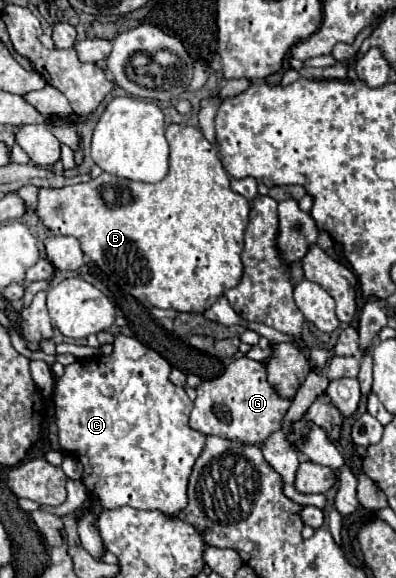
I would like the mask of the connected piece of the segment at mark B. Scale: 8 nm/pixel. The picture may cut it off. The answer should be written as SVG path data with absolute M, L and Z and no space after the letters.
M170 125L166 129L166 139L170 145L170 171L168 175L154 185L148 183L136 183L130 179L122 179L110 173L102 173L96 179L90 179L88 183L80 183L80 185L68 185L62 189L40 189L38 191L38 207L36 213L40 217L40 221L54 233L54 235L72 235L82 243L82 251L106 273L108 281L112 281L118 289L122 289L124 293L130 293L134 299L138 299L146 308L160 307L160 309L174 309L174 311L192 311L192 313L202 313L204 309L208 309L220 295L224 295L226 289L236 287L240 283L242 277L242 251L244 251L244 233L248 227L248 215L250 215L250 203L242 197L236 195L230 189L230 179L226 169L222 167L222 161L218 157L218 151L212 143L206 141L206 137L200 133L200 129L188 127L188 125Z

